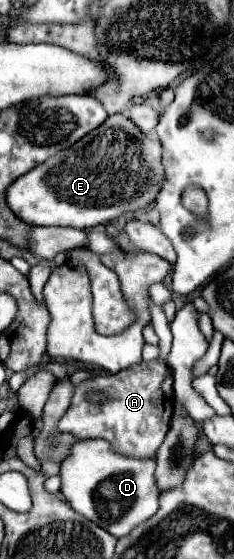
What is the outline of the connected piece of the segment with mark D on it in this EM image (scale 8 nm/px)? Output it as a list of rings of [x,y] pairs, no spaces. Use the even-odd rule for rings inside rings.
[[[106,440],[76,442],[60,466],[60,478],[60,492],[68,504],[116,538],[122,538],[158,510],[160,490],[154,482],[154,458],[138,460],[118,454]]]

